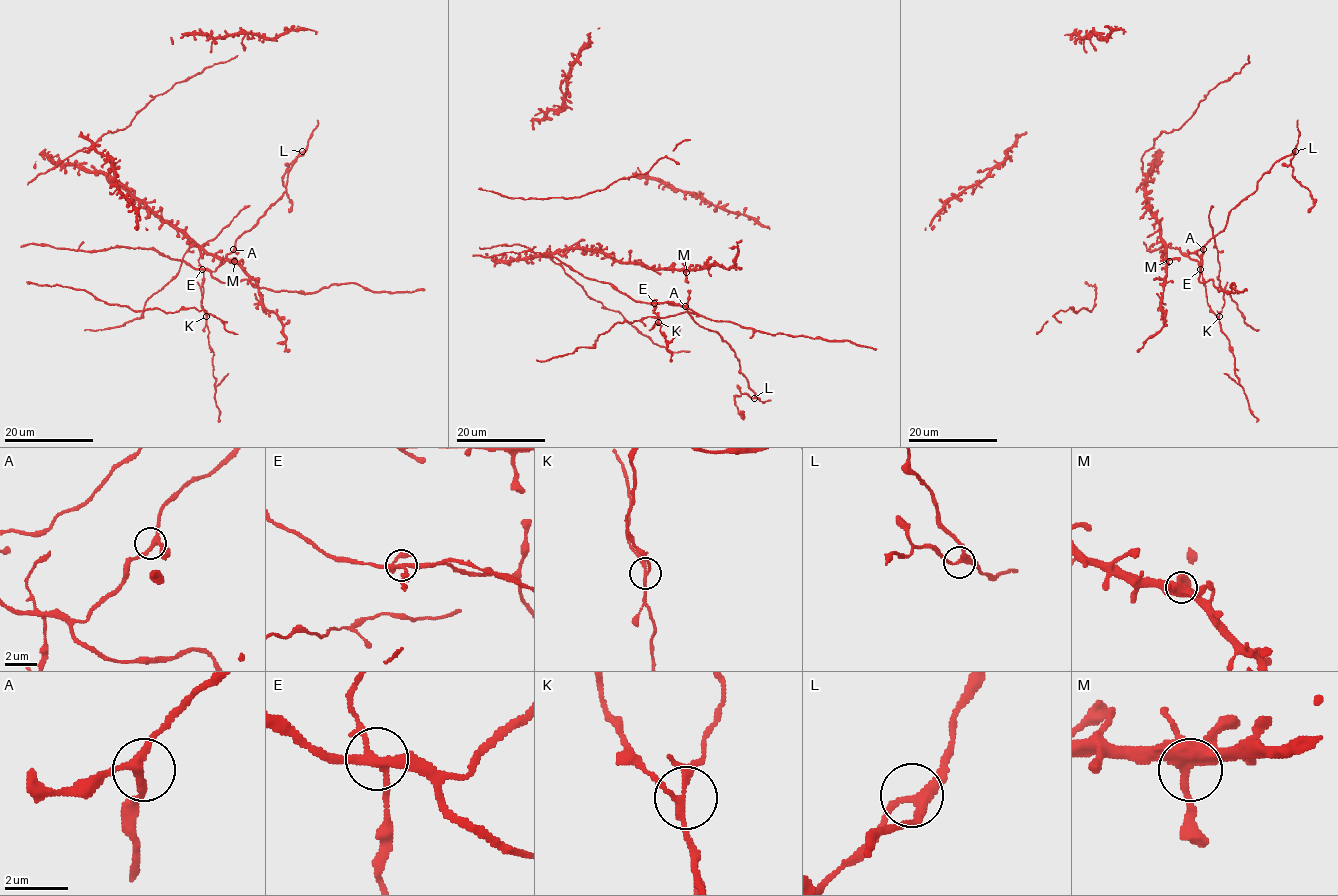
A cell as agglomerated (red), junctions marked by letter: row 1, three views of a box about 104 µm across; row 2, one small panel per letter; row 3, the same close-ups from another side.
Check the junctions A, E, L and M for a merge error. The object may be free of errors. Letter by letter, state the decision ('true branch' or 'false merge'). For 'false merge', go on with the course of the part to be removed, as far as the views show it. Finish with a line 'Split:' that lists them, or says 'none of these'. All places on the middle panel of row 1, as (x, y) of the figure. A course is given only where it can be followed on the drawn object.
A: true branch
E: false merge; course (654, 303), (652, 310), (659, 318), (660, 332), (667, 341), (666, 349), (671, 354), (670, 359)
L: true branch
M: true branch
Split: E

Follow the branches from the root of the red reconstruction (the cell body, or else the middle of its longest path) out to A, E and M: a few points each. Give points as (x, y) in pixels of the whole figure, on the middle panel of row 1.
A: (659, 270), (681, 270), (685, 273), (689, 290), (689, 300), (685, 306)
E: (659, 270), (684, 272), (689, 300), (684, 306), (654, 303)
M: (659, 270), (686, 272)

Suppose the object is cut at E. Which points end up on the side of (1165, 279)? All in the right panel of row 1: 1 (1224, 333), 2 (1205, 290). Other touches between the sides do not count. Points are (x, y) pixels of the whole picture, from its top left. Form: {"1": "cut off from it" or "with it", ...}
{"1": "cut off from it", "2": "cut off from it"}

